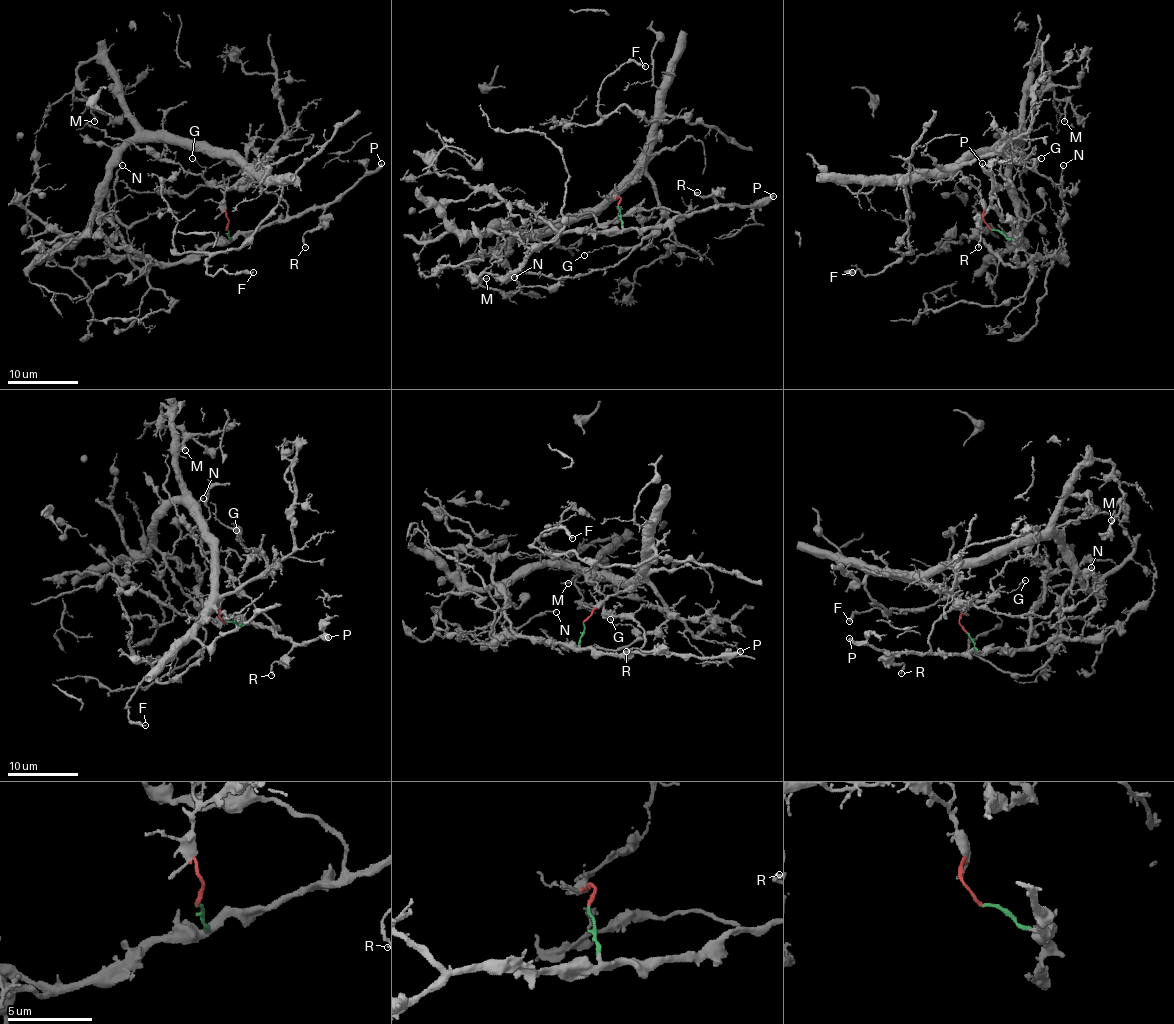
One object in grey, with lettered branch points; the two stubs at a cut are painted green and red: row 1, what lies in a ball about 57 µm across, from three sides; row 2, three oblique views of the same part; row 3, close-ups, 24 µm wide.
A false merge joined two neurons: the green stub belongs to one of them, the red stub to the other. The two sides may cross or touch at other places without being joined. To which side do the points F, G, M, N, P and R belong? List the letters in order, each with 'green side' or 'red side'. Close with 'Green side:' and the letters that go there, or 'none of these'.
F: red side
G: red side
M: red side
N: green side
P: green side
R: green side
Green side: N, P, R

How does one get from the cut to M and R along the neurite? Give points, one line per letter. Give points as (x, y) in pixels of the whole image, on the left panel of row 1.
M: (225, 230), (225, 193), (246, 170), (153, 138), (89, 59), (74, 100), (95, 121)
R: (225, 230), (230, 239), (299, 217), (309, 210), (324, 209), (318, 224), (302, 237), (304, 247)

